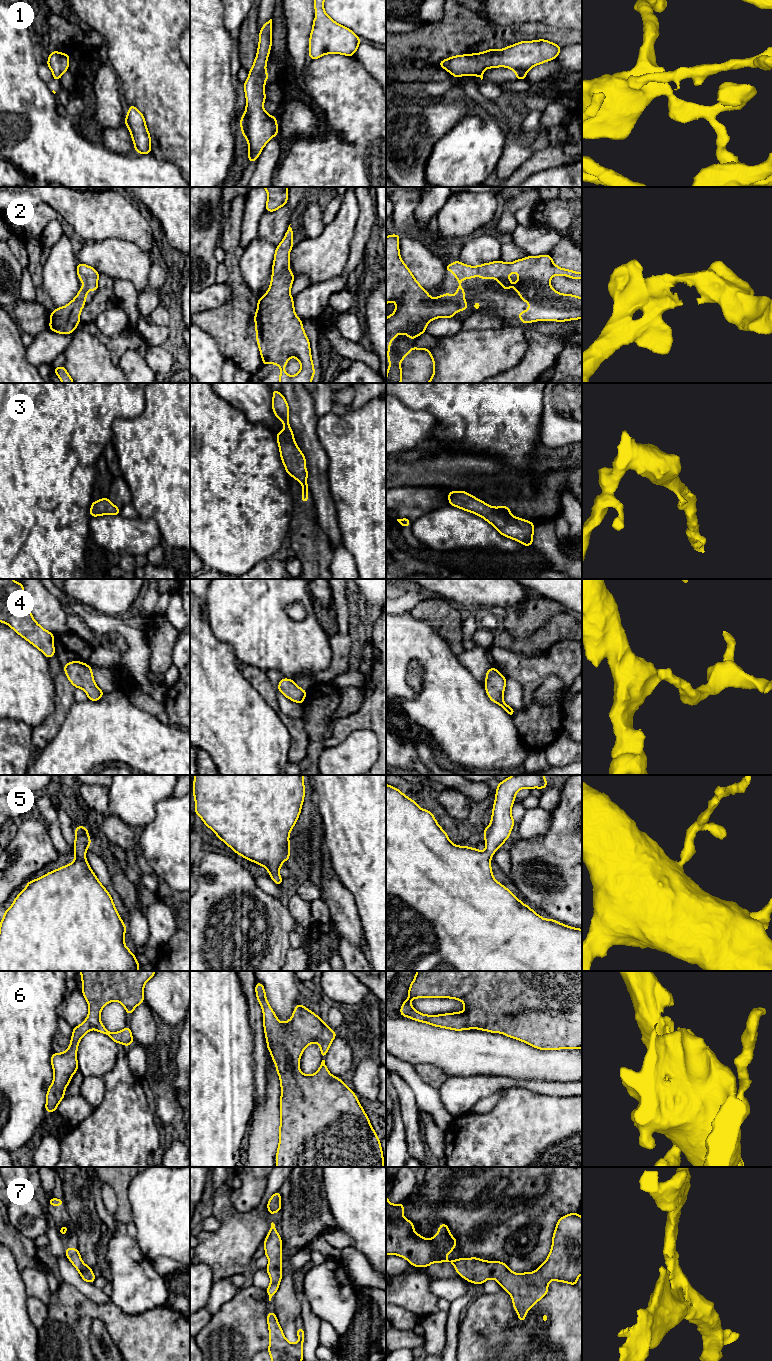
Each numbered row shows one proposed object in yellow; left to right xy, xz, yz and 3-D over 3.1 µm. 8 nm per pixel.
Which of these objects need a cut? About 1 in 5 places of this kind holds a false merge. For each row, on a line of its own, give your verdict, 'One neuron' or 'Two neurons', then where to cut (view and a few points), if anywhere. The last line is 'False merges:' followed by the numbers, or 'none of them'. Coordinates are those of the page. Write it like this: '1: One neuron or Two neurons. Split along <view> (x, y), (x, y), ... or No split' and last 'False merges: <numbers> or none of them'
1: One neuron. No split
2: One neuron. No split
3: One neuron. No split
4: One neuron. No split
5: One neuron. No split
6: One neuron. No split
7: One neuron. No split
False merges: none of them

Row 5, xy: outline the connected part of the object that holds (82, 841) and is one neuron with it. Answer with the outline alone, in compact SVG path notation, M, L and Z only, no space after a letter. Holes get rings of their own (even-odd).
M76 826L75 830L75 860L51 871L44 876L29 881L26 888L22 890L15 898L11 907L4 911L4 918L0 921L0 971L138 971L139 963L133 954L125 945L124 935L126 926L115 908L111 895L97 879L96 875L90 868L85 853L91 844L88 830L85 826Z

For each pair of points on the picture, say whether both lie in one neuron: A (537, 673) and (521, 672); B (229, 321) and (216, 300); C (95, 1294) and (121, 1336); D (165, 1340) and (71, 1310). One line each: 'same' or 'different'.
A: same
B: different
C: different
D: same

